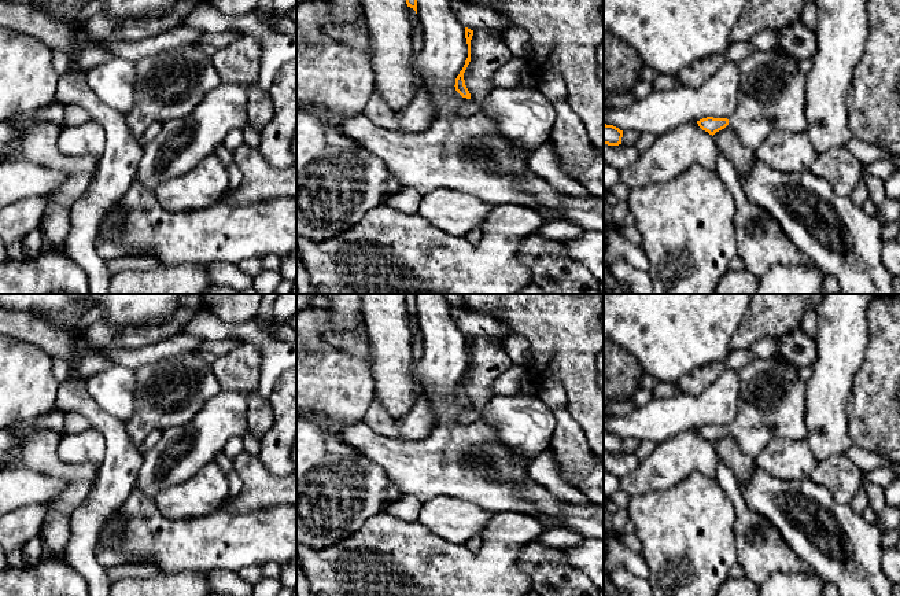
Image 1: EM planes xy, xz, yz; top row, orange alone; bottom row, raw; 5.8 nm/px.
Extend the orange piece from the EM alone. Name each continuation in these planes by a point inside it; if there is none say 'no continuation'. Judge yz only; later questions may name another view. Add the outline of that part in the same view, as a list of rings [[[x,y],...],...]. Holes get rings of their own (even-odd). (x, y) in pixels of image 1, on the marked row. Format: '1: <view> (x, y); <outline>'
1: yz (773, 91); [[[779,45],[770,51],[755,49],[737,63],[739,69],[738,110],[727,119],[739,141],[755,151],[771,132],[805,132],[807,74],[800,71],[800,60]]]

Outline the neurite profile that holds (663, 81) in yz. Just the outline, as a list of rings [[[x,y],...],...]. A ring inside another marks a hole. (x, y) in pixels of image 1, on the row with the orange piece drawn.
[[[657,74],[652,84],[654,91],[665,91],[675,87],[680,87],[678,76],[672,74]]]

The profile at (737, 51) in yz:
[[[737,41],[730,44],[724,55],[729,62],[739,62],[748,58],[753,51],[755,48],[749,41]]]

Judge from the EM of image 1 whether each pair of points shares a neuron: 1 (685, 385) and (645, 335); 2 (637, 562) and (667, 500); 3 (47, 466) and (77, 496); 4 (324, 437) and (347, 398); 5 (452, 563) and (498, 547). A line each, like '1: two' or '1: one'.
1: two
2: two
3: one
4: two
5: one

